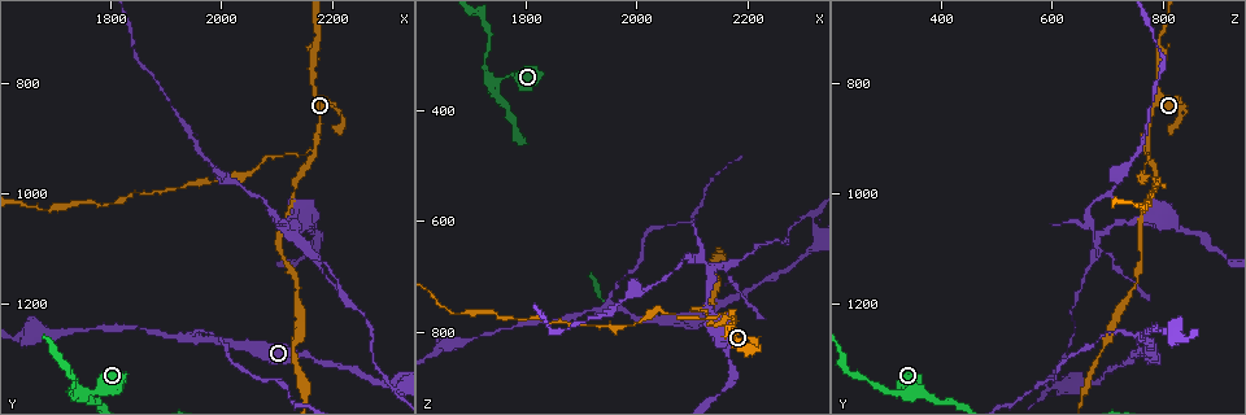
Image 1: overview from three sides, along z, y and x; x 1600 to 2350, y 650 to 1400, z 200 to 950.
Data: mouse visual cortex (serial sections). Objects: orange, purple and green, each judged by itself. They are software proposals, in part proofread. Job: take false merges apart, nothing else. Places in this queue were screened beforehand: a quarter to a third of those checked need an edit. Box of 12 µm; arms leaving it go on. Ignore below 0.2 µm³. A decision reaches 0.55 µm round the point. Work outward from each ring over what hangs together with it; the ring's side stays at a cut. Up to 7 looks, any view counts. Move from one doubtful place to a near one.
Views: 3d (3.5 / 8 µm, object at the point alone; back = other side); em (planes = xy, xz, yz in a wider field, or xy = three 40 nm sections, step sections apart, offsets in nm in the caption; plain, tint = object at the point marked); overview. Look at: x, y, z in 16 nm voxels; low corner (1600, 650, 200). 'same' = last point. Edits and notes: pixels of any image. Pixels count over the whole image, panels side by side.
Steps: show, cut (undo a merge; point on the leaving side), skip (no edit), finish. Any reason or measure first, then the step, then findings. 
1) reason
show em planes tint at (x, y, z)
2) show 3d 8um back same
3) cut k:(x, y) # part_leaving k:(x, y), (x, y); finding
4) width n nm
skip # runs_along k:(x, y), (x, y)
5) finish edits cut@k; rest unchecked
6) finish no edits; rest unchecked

three-way junction
show 3d 3.5um at (1950, 1255, 755)

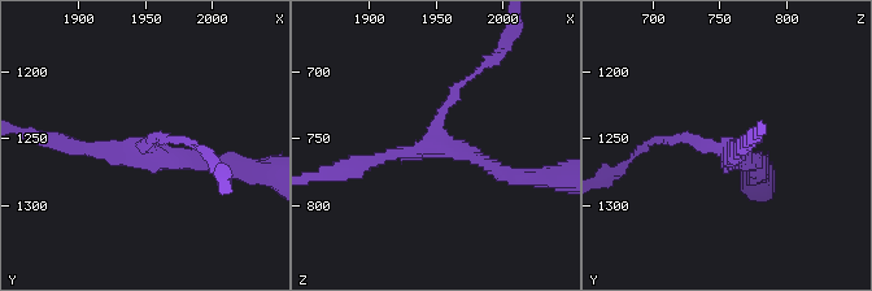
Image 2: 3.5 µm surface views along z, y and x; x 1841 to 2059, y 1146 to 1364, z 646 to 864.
show em planes plain at (1950, 1256, 752)

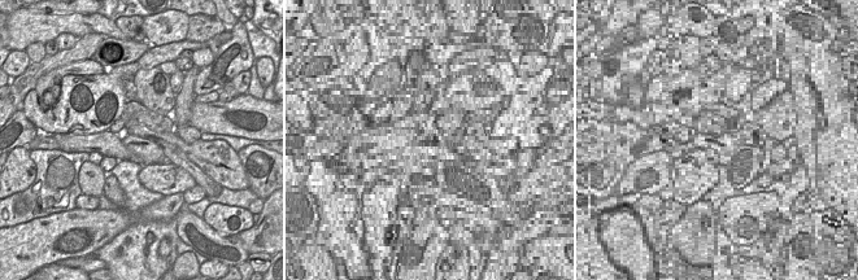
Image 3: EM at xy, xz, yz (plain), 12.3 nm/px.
show em planes tint same

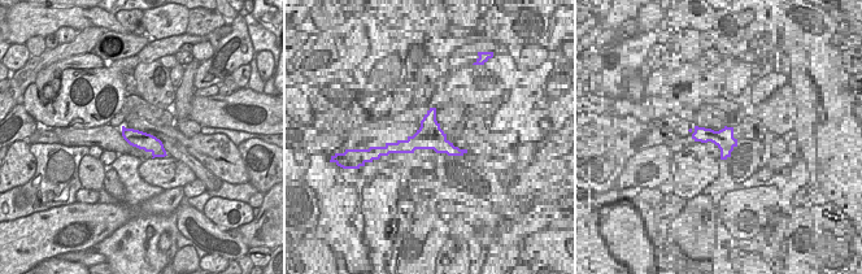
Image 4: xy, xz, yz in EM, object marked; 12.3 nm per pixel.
skip # all the same cell

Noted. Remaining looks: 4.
three arms meet
show 3d 8um at (1745, 1355, 350)

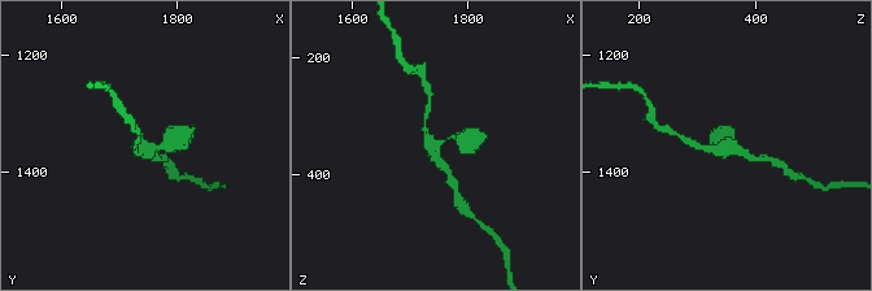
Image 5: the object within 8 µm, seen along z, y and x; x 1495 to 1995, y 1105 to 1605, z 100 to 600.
arms 3; arm_widths 200, 250, 300 nm; shape alone is not enough
show em xy step 5 tint at (1745, 1355, 345)

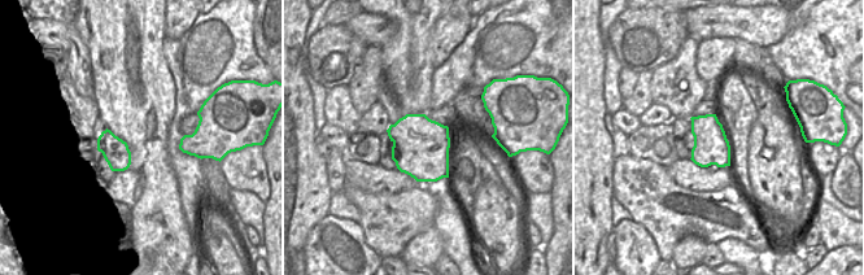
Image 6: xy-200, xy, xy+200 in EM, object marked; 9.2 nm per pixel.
skip # runs_along 5:(469, 140), (428, 140), (427, 112); one cell here

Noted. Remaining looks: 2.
branch point
show 3d 3.5um at (2175, 910, 765)

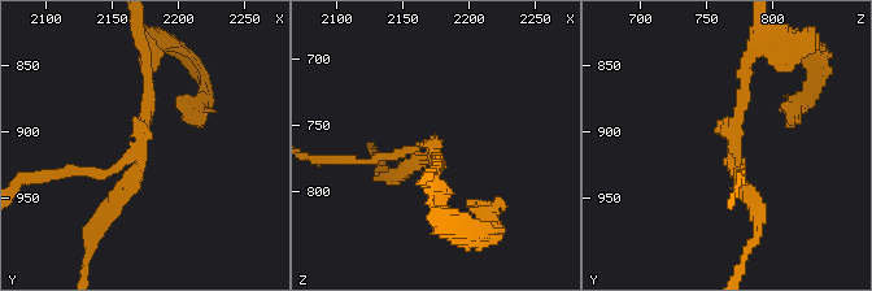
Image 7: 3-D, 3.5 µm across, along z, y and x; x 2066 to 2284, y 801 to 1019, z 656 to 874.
arms 3; arm_widths 150, 150, 200 nm; now the EM
show em xy step 3 tint at (2170, 912, 770)

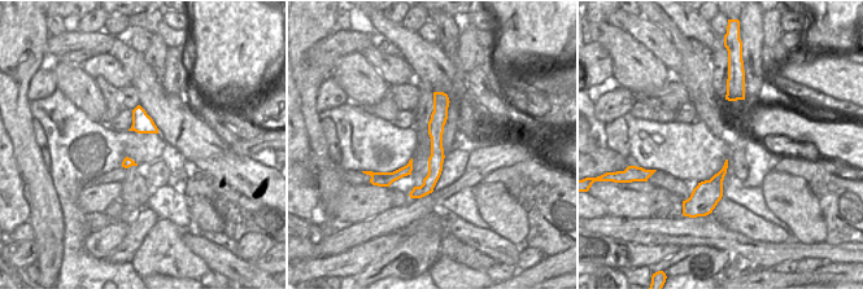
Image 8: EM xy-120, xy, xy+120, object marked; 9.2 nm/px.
cut 7:(78, 172) # part_leaving 7:(133, 152), (108, 172), (36, 177); two cells meet here

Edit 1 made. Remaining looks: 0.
finish edits cut@7; rest unchecked

